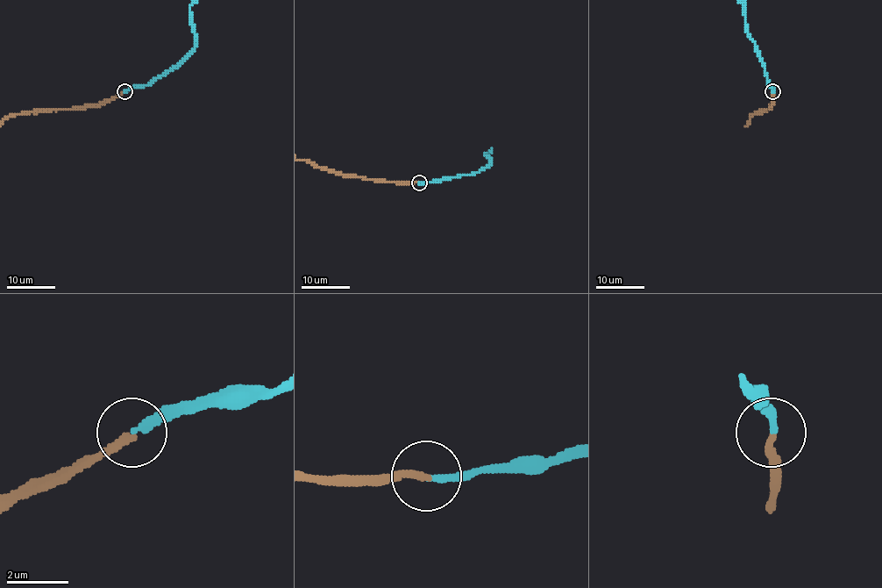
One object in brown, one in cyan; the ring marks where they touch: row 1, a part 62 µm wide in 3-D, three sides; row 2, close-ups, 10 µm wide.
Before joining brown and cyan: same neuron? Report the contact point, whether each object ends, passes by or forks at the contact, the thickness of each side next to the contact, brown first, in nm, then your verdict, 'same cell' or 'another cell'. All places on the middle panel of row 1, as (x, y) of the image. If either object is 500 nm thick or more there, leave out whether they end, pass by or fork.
(419, 182) | brown ends | cyan ends | 240/200 nm | same cell

